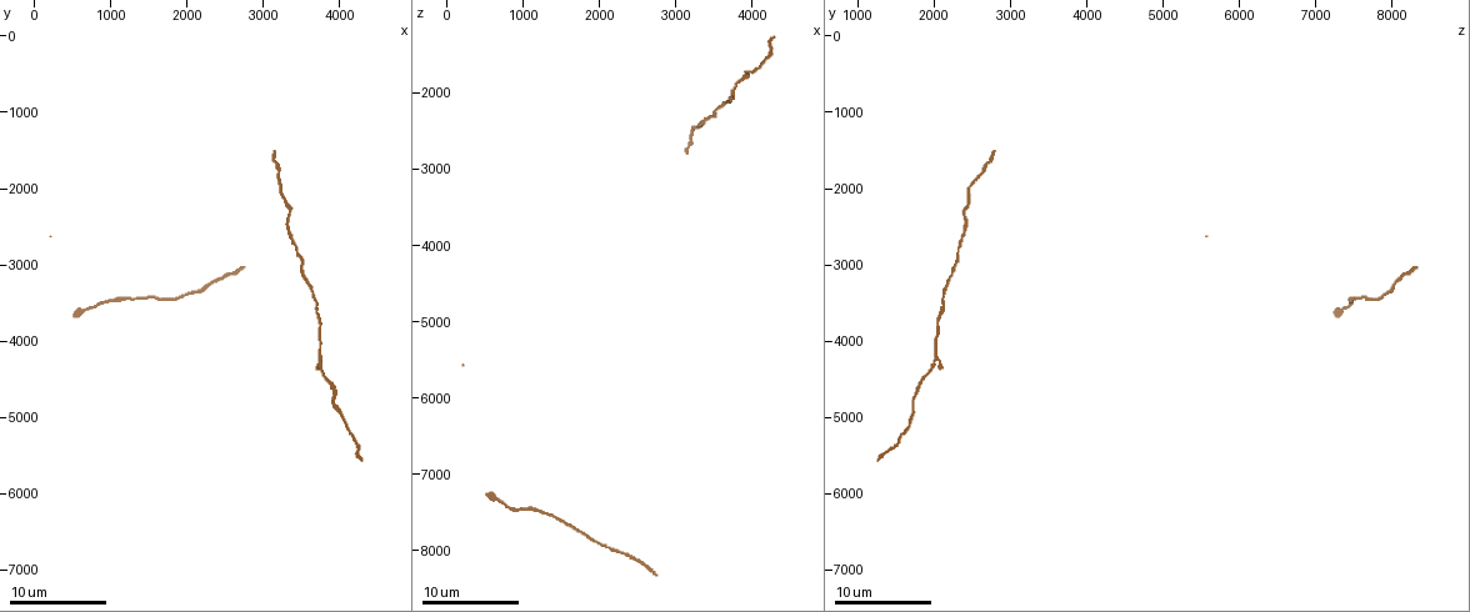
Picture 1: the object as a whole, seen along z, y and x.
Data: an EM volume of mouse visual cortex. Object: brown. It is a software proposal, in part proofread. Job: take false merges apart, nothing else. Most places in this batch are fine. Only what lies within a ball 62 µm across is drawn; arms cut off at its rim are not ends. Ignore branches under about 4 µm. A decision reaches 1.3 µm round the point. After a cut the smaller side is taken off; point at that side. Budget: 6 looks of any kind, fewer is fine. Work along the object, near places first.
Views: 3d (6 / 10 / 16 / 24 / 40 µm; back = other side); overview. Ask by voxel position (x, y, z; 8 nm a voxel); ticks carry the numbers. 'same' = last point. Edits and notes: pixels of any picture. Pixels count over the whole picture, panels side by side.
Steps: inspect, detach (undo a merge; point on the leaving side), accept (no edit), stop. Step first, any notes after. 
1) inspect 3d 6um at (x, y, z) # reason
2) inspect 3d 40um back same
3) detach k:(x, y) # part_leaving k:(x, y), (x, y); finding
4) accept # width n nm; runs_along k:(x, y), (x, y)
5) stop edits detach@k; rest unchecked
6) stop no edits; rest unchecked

inspect 3d 16um at (3700, 3450, 2100) # a narrow waist

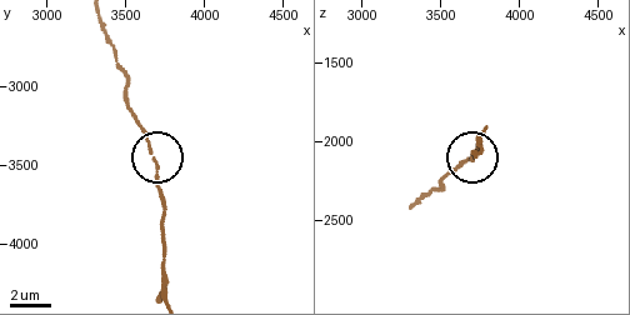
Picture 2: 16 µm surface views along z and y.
accept # runs_along 2:(101, 24), (123, 74), (128, 104), (155, 160), (165, 219); all the same neuron

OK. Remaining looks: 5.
inspect 3d 10um at (3750, 4100, 2050) # arms run side by side

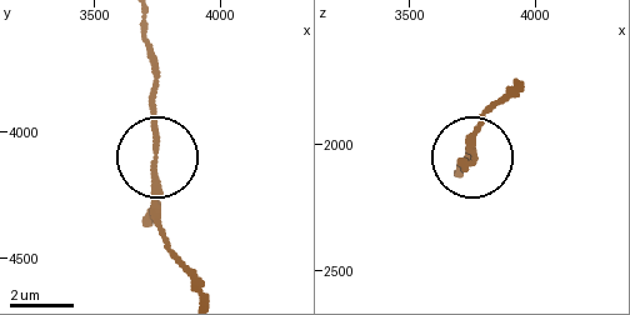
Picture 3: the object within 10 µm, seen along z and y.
inspect 3d 10um back same # other side

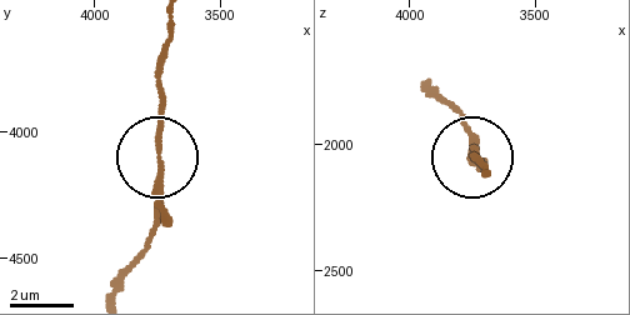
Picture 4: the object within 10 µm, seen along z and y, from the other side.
accept # arms 3; all the same neuron

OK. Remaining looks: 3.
inspect 3d 10um at (3450, 2800, 2300) # narrows sharply

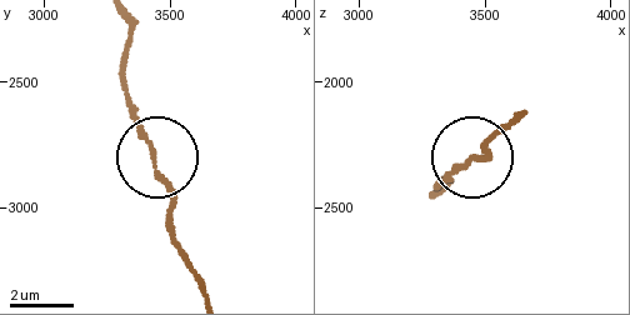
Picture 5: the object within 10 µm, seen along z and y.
accept # width 150 nm; runs_along 5:(433, 194), (491, 143); all the same neuron

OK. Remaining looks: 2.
stop no edits; rest unchecked

